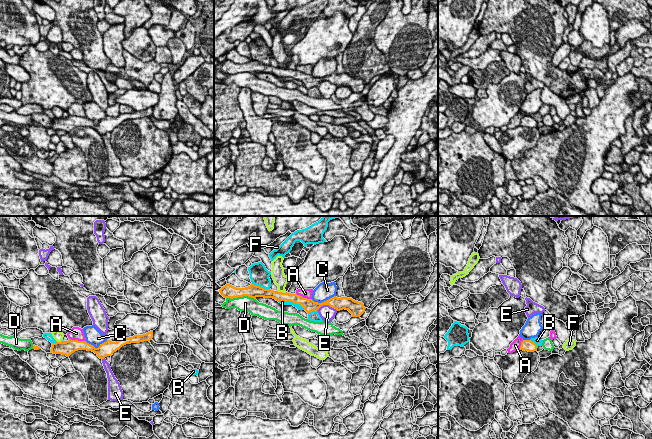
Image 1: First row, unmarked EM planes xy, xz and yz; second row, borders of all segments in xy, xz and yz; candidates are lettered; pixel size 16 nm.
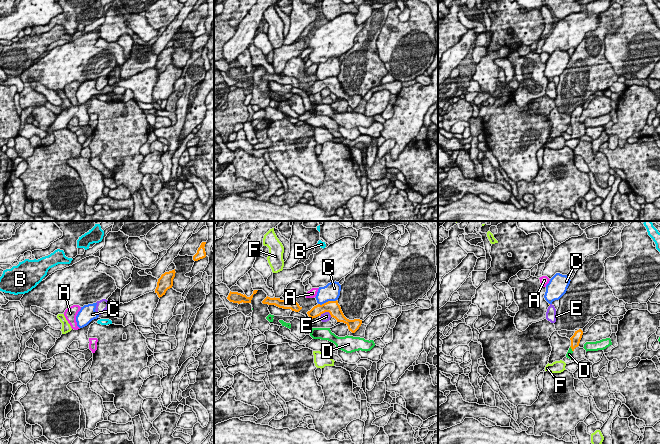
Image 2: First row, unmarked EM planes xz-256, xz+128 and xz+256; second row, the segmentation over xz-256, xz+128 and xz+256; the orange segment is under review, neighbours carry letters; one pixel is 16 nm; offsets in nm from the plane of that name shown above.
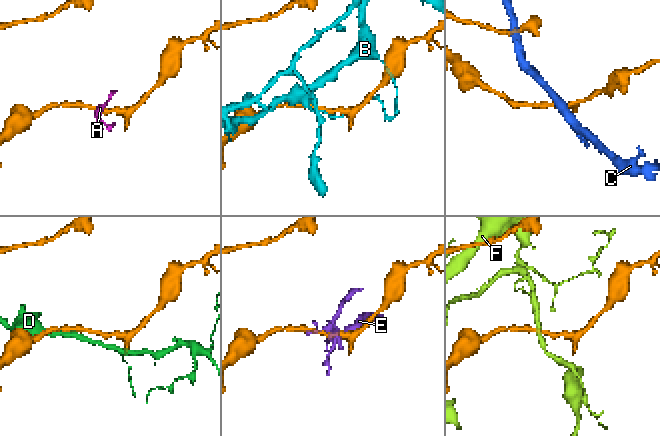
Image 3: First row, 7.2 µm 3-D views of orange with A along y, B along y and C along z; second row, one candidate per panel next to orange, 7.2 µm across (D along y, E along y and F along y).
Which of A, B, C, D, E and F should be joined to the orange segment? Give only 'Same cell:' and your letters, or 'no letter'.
Same cell: no letter

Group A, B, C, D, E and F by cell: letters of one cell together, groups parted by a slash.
A / B / C / D / E / F

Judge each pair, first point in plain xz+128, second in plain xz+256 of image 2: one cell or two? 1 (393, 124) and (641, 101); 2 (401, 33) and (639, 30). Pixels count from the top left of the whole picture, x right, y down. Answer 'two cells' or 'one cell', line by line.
1: one cell
2: one cell

